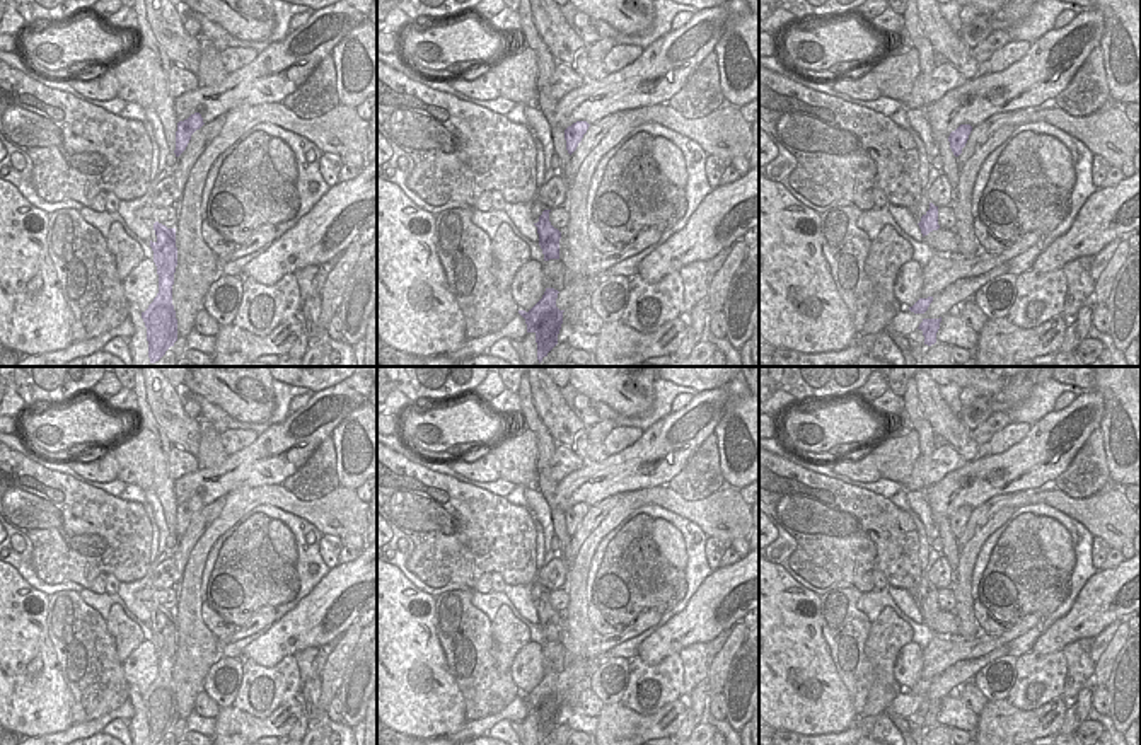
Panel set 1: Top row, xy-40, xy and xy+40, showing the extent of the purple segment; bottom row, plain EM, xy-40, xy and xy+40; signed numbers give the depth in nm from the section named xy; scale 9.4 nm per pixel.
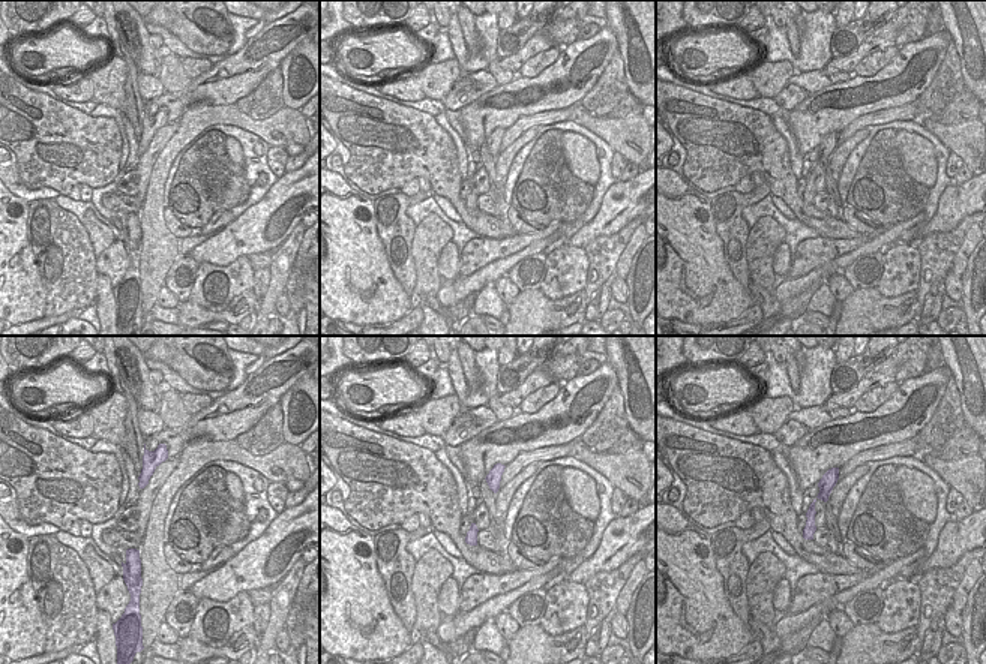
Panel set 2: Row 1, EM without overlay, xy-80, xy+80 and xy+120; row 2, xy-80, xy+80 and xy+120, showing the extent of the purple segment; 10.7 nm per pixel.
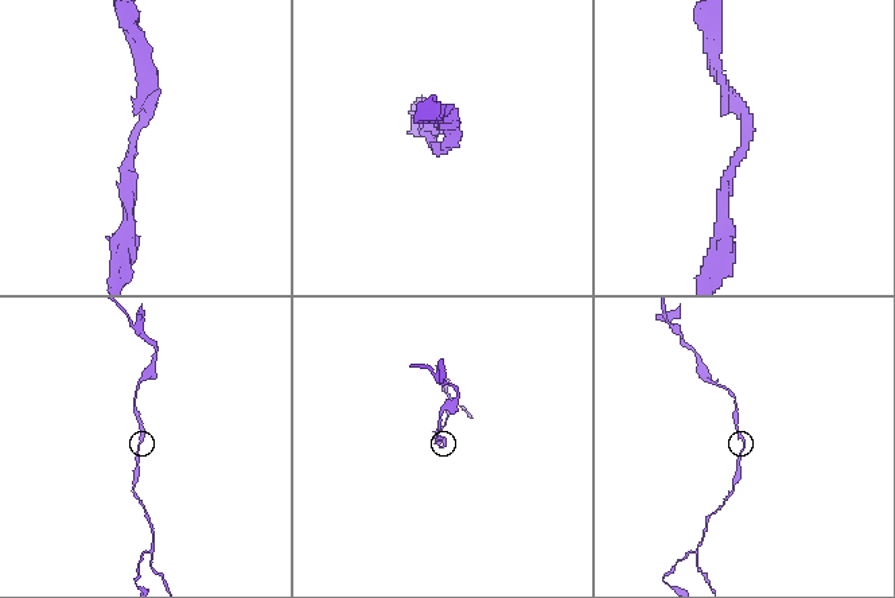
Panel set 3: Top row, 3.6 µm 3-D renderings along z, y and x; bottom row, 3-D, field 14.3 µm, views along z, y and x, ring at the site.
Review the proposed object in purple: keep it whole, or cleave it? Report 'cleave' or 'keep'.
keep

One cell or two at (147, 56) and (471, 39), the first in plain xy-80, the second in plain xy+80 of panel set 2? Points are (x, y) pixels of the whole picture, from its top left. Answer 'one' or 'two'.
one

